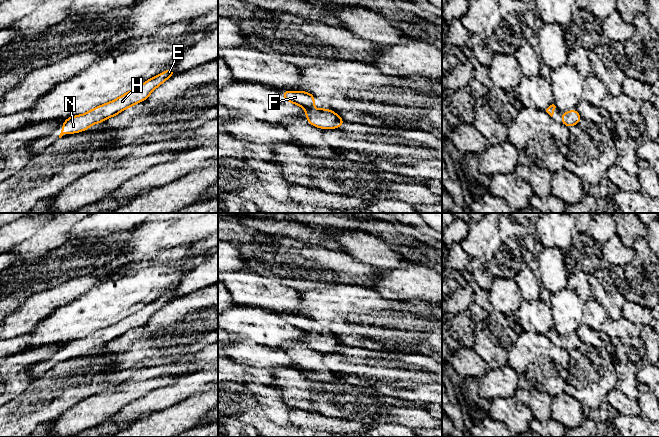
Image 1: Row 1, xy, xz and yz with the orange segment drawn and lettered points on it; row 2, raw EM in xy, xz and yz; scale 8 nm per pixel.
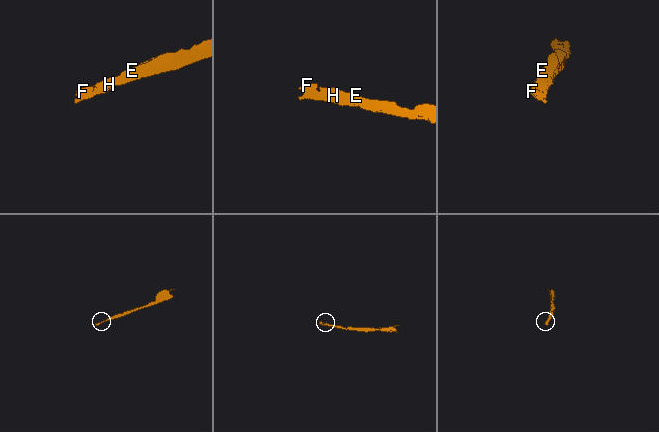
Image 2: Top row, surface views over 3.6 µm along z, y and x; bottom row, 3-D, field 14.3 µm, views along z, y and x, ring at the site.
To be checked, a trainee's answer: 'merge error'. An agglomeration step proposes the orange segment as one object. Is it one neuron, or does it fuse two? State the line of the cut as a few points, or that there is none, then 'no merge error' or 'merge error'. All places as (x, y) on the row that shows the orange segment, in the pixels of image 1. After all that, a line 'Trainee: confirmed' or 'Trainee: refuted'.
no cut; no merge error
Trainee: refuted

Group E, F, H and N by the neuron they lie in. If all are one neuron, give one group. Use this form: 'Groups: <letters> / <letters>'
Groups: E F H N

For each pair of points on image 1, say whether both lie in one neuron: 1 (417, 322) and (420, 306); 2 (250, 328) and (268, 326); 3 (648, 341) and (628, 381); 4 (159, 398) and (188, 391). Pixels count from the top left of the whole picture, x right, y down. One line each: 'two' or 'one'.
1: one
2: one
3: two
4: one

